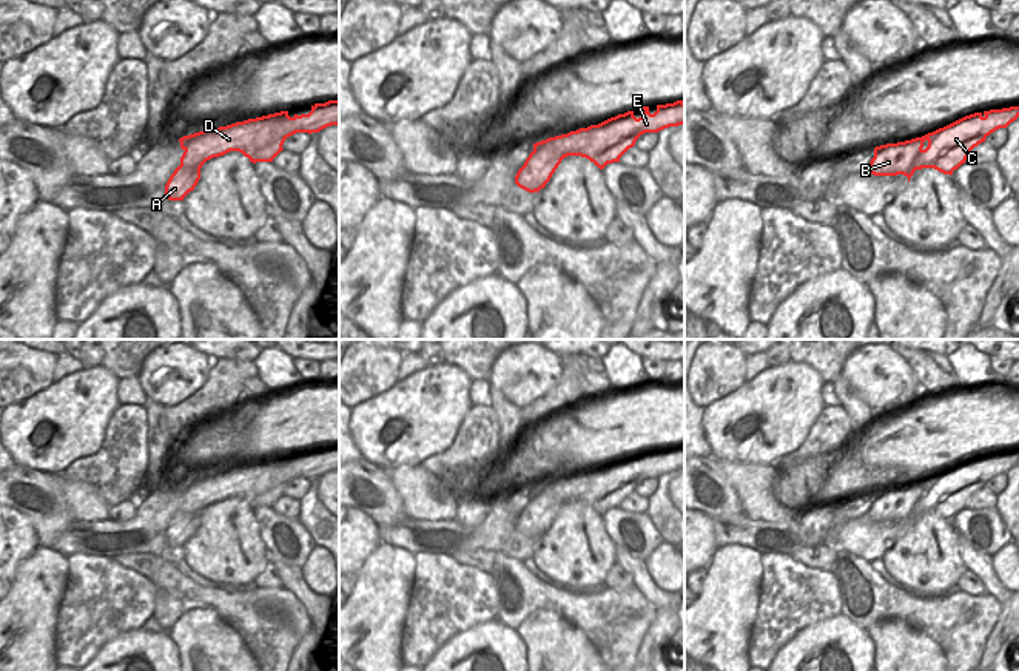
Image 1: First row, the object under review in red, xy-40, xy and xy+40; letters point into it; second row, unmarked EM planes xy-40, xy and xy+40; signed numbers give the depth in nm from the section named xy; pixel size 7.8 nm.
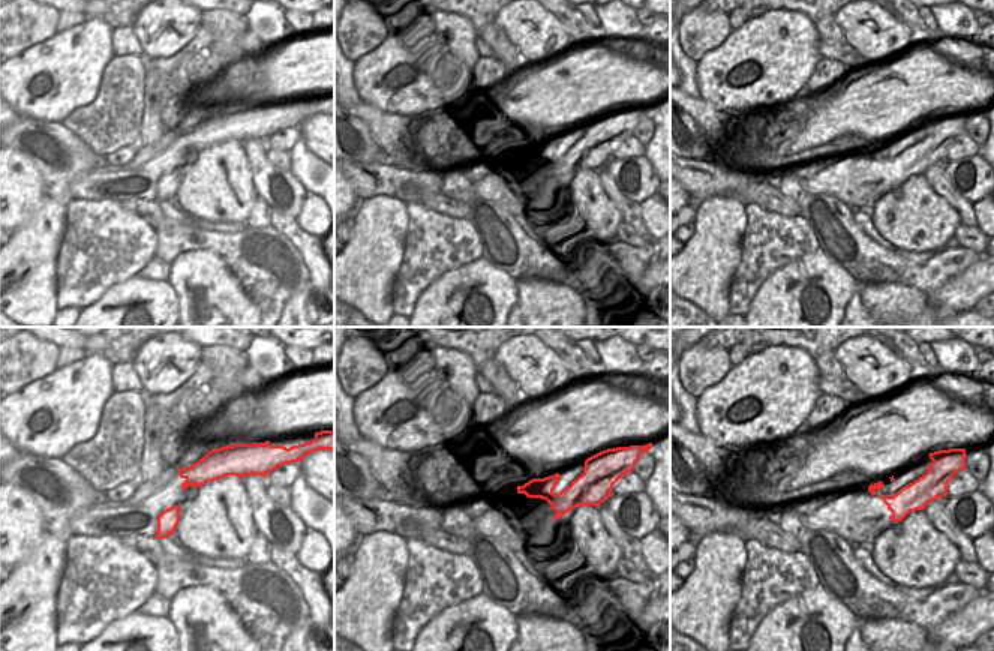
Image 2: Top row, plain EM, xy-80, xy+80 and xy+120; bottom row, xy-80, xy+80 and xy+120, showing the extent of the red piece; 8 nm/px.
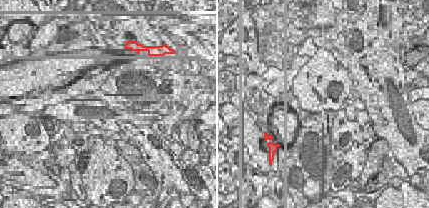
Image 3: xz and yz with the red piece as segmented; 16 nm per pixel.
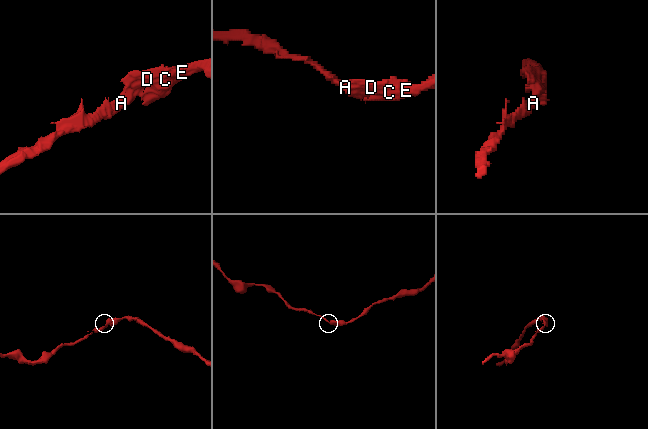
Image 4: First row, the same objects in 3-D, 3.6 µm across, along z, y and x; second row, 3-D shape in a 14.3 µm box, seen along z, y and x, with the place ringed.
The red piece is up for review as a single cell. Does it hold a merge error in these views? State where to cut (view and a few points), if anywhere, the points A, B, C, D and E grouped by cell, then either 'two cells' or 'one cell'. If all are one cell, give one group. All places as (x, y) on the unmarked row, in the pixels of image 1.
cut in xy along (524, 509), (534, 523), (535, 536); A / B C D E; two cells

